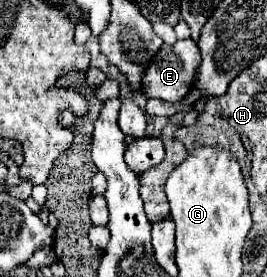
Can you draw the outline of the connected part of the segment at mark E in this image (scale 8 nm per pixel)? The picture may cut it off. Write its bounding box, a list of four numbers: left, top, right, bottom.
[144,38,200,102]

